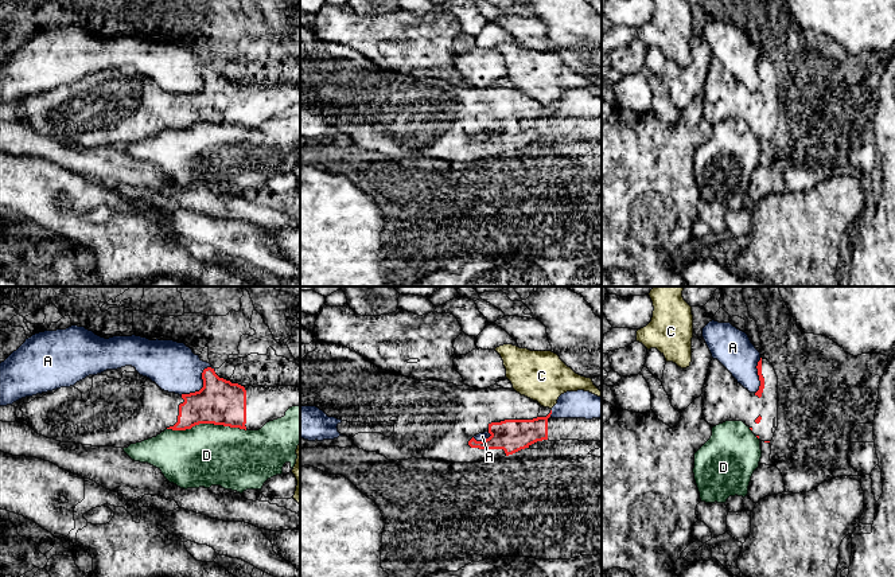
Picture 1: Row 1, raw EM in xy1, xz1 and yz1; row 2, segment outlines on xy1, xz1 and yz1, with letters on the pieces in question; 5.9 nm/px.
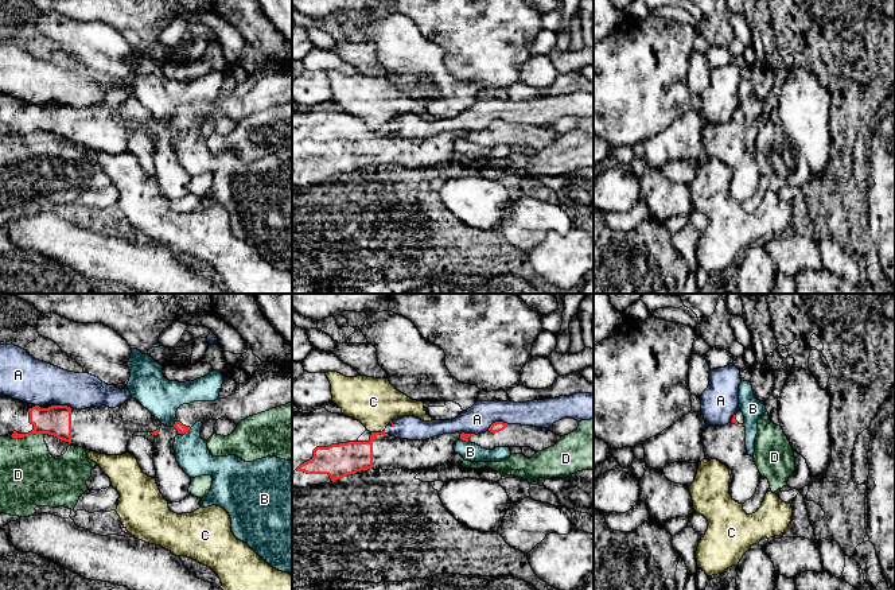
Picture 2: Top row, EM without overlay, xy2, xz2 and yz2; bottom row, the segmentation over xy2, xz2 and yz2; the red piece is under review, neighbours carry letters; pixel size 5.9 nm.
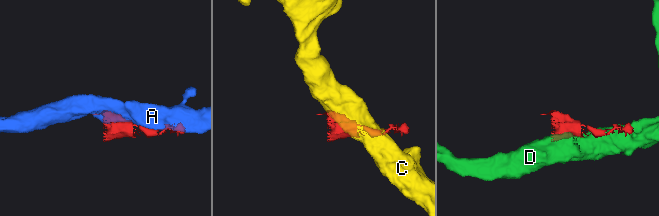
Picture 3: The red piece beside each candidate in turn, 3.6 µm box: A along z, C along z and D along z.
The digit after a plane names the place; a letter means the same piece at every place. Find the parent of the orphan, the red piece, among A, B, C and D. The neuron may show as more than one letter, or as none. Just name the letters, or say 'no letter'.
no letter

